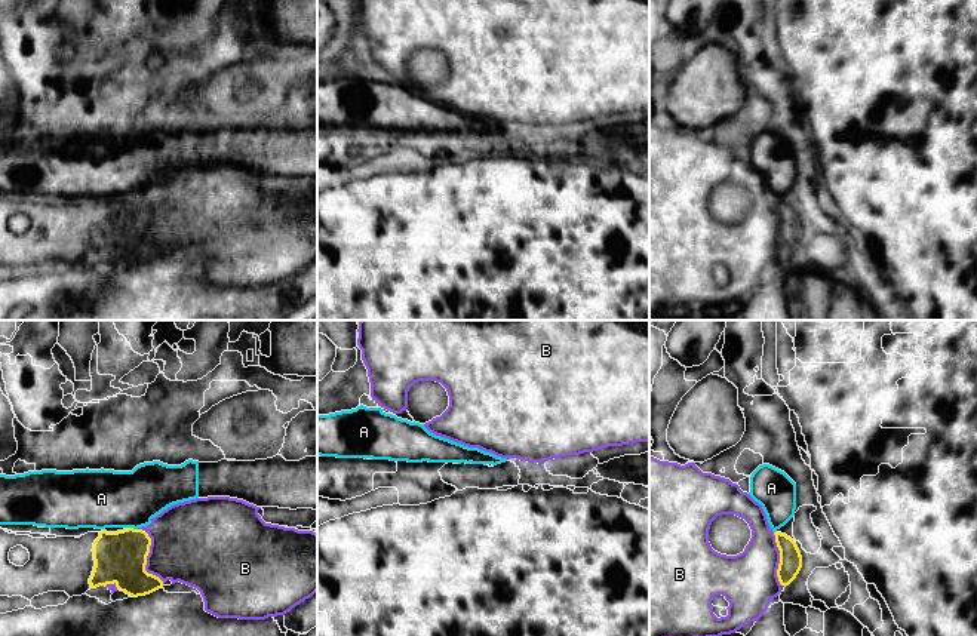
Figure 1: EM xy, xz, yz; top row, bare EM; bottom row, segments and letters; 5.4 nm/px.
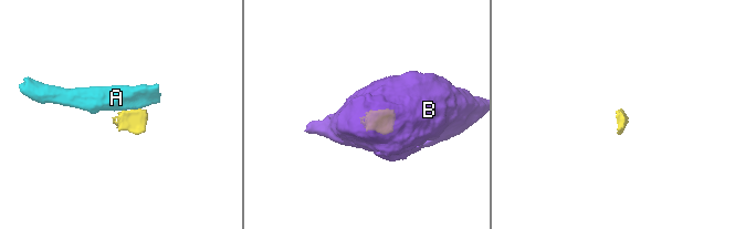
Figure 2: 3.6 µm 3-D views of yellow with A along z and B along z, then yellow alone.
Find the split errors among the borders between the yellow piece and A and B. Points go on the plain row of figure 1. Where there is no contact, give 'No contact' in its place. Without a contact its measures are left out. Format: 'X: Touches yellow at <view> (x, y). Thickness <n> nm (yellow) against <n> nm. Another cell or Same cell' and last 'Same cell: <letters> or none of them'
A: Touches yellow at xy (132, 196). Thickness 280 nm (yellow) against 320 nm. Another cell
B: Touches yellow at xy (147, 223). Thickness 280 nm (yellow) against 440 nm. Another cell
Same cell: none of them

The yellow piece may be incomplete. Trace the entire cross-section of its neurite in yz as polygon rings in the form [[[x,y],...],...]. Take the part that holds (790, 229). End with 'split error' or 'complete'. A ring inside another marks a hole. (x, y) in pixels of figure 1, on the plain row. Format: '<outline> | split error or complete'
[[[774,200],[780,218],[777,245],[781,254],[789,254],[802,236],[802,224],[796,211],[781,200]]] | complete

